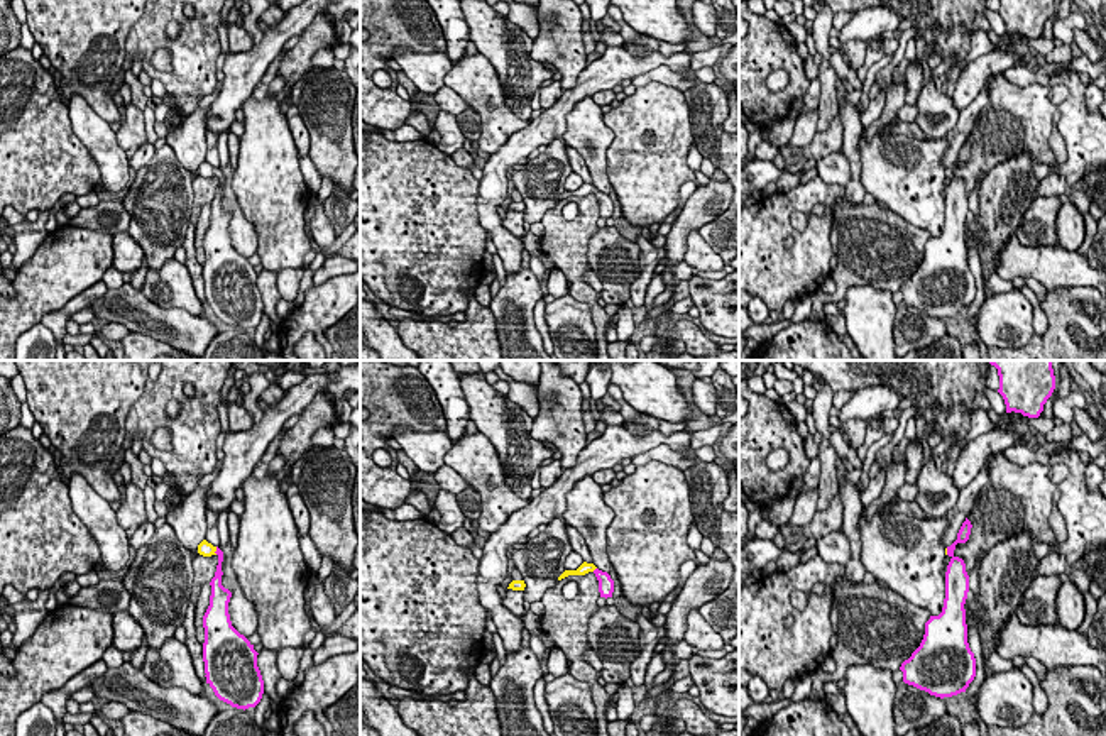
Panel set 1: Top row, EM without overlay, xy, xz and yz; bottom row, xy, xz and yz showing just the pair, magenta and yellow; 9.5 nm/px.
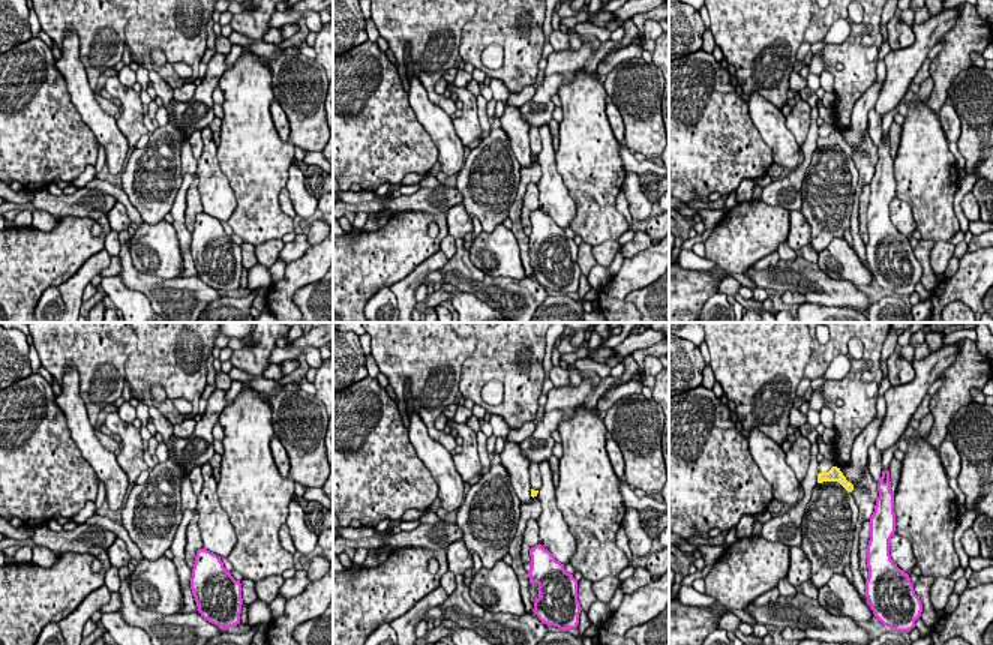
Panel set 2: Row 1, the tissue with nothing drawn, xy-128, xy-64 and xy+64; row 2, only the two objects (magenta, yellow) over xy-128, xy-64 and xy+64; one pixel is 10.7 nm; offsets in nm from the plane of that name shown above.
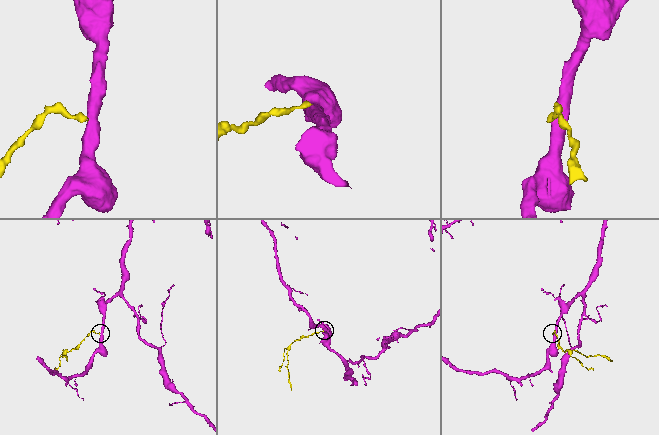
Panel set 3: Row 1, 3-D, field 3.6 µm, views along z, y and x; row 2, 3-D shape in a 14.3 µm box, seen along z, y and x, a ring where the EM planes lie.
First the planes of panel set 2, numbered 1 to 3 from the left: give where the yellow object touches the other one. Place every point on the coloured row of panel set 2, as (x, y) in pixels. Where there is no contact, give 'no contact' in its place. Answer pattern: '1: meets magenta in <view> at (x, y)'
1: no contact
2: no contact
3: no contact

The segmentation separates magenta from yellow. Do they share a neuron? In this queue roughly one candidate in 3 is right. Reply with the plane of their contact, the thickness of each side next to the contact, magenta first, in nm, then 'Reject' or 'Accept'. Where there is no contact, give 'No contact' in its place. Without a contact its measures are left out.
Touches magenta in xy. Thickness 70 nm (magenta) against 140 nm. Accept

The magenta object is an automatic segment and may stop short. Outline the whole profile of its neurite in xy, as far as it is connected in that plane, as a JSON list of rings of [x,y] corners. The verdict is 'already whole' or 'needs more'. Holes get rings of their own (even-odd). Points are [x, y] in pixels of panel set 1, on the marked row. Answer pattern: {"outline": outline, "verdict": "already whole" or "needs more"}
{"outline": [[[206,540],[198,545],[203,557],[218,557],[211,579],[210,606],[203,616],[203,662],[206,684],[215,695],[237,709],[255,707],[264,694],[264,680],[257,667],[254,645],[240,634],[230,621],[228,602],[232,592],[222,585],[223,552]]], "verdict": "needs more"}

